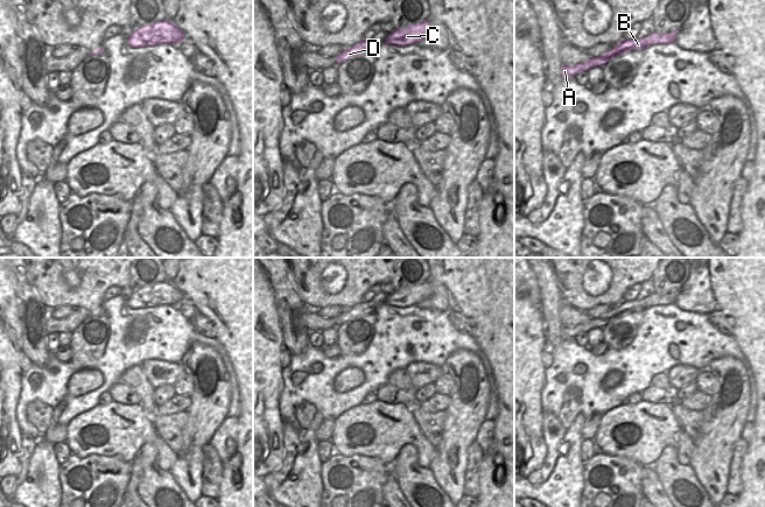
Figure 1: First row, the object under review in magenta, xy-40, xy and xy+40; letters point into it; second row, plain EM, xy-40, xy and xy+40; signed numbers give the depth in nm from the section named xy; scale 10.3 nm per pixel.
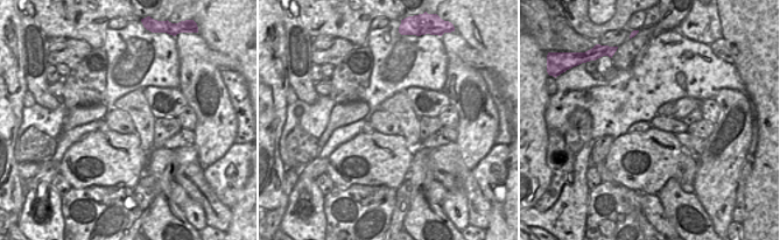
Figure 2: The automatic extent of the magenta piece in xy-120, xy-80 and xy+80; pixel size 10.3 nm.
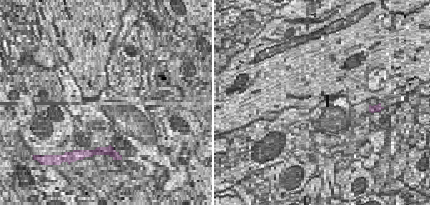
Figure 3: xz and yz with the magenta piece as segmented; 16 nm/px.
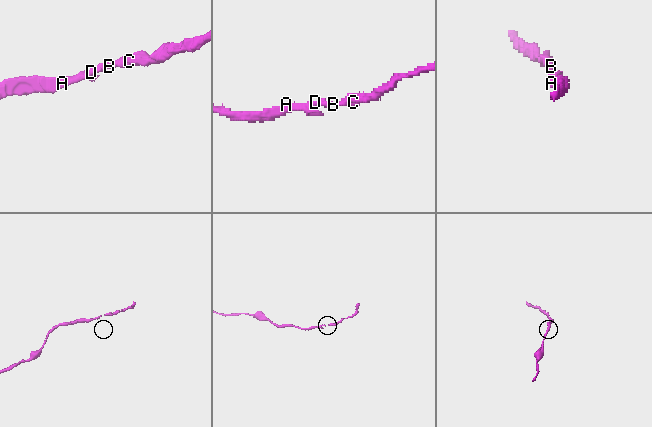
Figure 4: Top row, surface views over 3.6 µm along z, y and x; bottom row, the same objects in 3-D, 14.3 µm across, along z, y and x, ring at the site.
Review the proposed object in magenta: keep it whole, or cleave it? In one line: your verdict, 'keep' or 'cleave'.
keep

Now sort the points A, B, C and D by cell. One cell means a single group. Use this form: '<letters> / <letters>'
A B C D

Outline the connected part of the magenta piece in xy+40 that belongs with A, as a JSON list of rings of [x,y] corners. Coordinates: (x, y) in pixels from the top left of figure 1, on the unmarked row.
[[[673,291],[666,295],[652,294],[645,300],[633,300],[633,301],[622,301],[615,309],[610,312],[598,317],[590,318],[587,323],[580,324],[577,326],[562,326],[561,335],[562,339],[574,338],[575,336],[589,332],[591,329],[604,328],[611,319],[618,318],[633,310],[645,310],[652,305],[668,305],[673,304],[676,300],[679,291]]]

